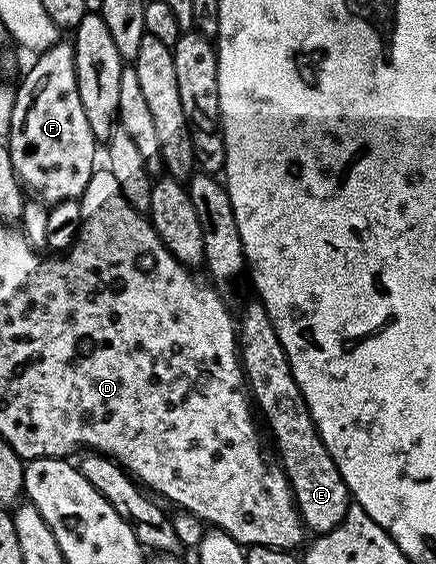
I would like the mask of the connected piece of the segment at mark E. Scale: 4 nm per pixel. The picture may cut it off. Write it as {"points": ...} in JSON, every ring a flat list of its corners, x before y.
{"points":[[252,301,244,309,243,320,240,318,237,323,237,343,241,348,239,362,243,365,243,378,250,398,261,412,262,422,264,419,271,430,271,439,279,454,278,466,283,468,283,474,289,481,295,508,299,510,304,528,315,535,324,535,337,529,337,525,343,523,347,508,352,506,353,500,333,457,329,457,329,449,325,449,317,433,309,405,293,377,289,357,262,303]]}

